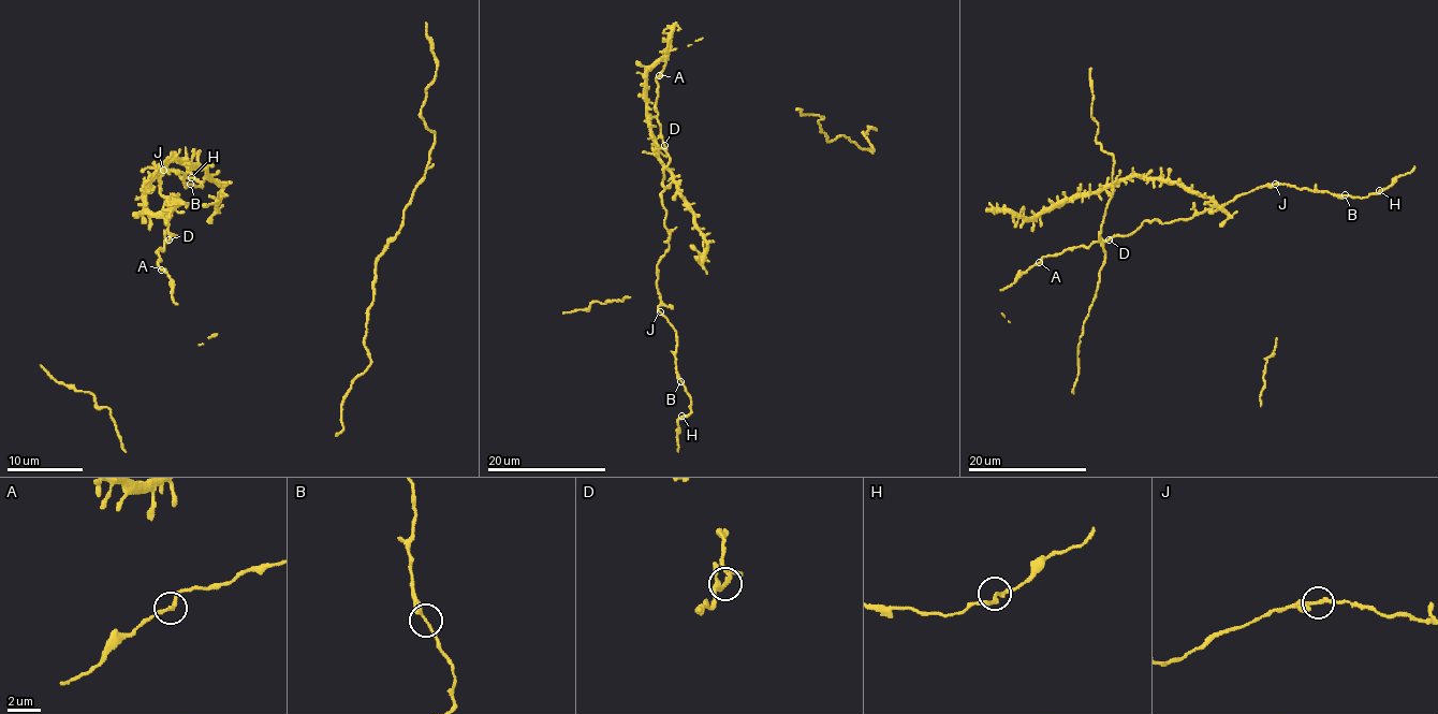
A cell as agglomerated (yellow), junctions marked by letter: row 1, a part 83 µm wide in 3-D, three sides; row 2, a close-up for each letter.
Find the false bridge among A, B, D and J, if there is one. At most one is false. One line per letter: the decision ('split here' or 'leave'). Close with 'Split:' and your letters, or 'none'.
A: leave
B: leave
D: leave
J: leave
Split: none

